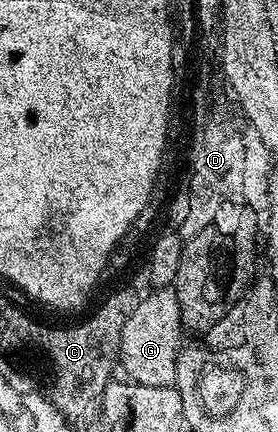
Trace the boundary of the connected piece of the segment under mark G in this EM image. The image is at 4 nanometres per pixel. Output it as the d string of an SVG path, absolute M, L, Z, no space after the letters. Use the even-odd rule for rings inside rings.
M171 288L160 291L158 298L143 300L138 314L127 329L127 337L120 348L119 362L136 385L144 389L170 389L177 379L177 361L180 356L178 309Z

